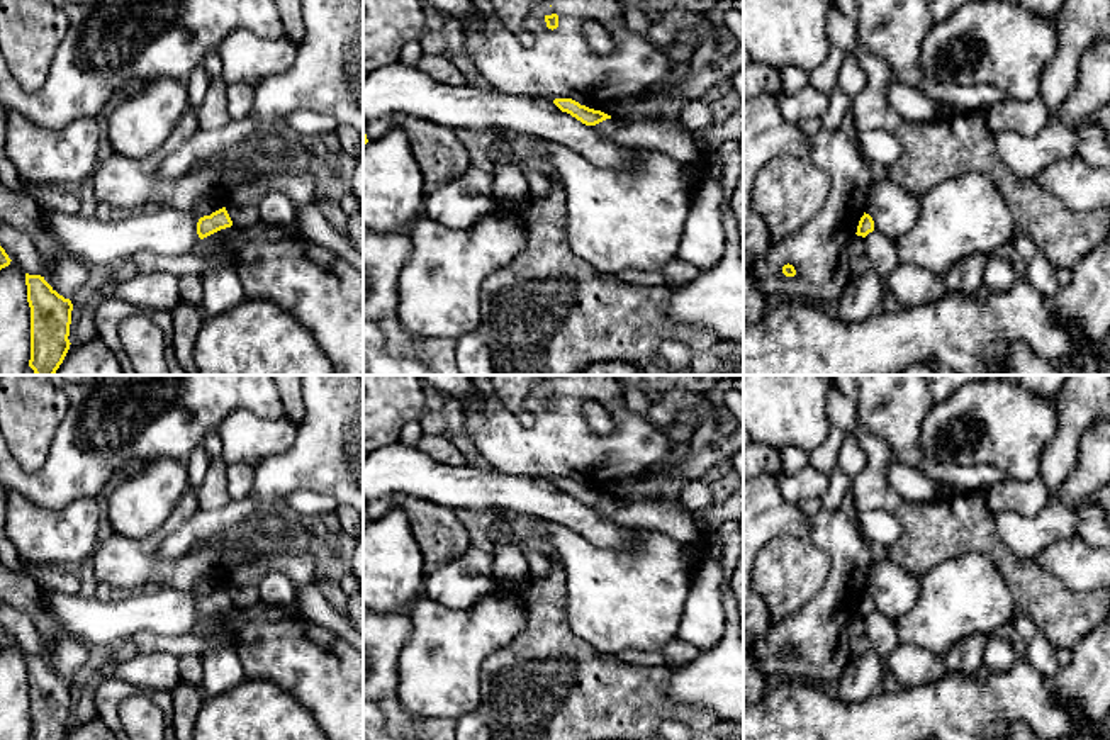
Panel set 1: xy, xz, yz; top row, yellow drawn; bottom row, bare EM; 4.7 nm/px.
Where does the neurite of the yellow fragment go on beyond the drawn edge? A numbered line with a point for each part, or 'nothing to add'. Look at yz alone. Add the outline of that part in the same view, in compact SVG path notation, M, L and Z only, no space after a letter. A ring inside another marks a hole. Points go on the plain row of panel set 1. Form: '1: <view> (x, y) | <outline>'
nothing to add

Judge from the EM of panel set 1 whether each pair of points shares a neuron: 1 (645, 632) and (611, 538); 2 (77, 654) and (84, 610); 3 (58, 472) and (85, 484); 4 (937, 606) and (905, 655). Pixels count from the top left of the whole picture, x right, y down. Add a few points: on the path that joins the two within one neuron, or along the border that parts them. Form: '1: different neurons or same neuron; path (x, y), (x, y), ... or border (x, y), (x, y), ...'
1: different neurons; border (577, 533), (606, 549), (633, 550), (639, 545)
2: different neurons; border (63, 635), (78, 639), (87, 645)
3: same neuron; path (65, 472), (73, 472), (78, 477)
4: different neurons; border (902, 642), (927, 649), (942, 657)

